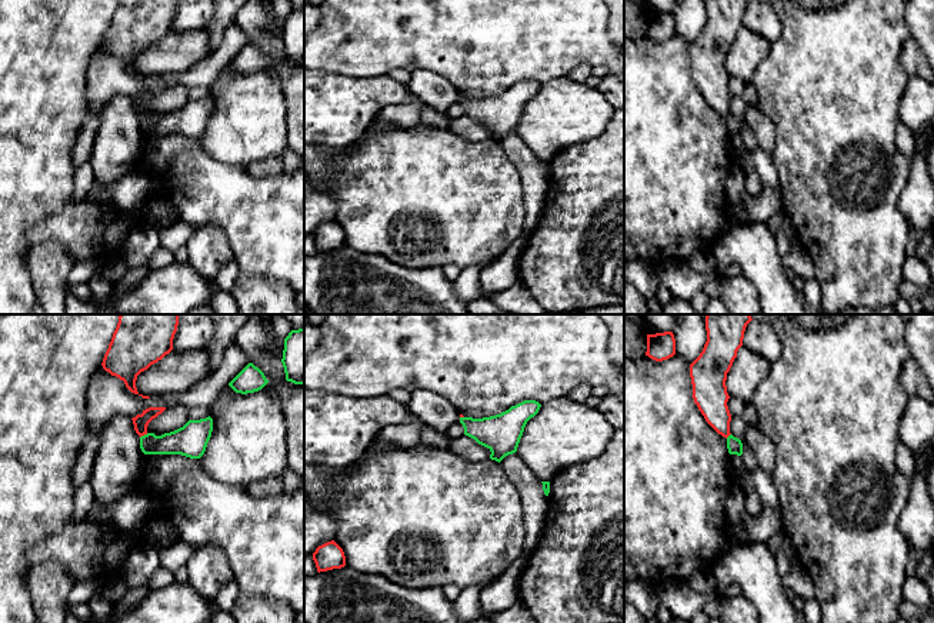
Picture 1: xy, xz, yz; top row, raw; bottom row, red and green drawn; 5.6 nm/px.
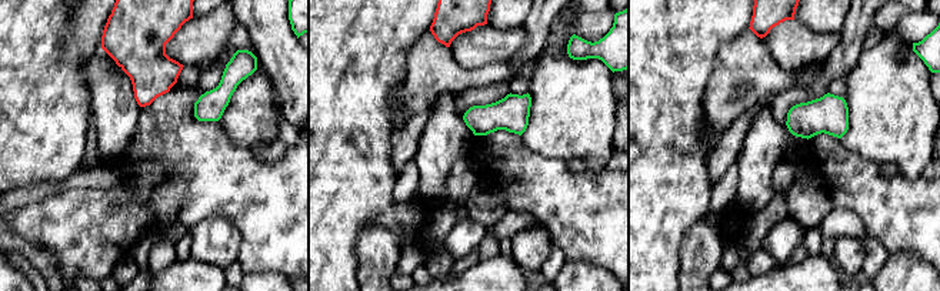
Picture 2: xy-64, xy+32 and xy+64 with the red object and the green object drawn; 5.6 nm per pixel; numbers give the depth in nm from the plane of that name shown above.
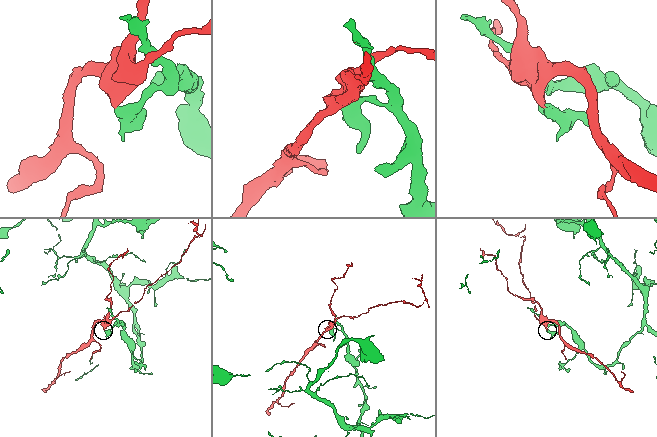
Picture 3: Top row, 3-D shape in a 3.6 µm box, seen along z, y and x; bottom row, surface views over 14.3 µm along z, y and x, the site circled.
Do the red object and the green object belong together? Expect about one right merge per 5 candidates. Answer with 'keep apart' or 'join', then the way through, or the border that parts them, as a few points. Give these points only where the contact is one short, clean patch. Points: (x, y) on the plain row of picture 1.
keep apart | along xy (147, 113), (140, 117)

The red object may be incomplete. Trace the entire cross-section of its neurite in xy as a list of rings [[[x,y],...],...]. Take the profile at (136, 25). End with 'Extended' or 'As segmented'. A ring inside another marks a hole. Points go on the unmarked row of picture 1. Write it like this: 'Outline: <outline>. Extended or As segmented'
Outline: [[[119,0],[103,49],[139,74],[137,56],[173,30],[179,0]]]. As segmented

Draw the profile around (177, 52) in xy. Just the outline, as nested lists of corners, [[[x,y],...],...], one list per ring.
[[[206,27],[187,31],[171,30],[137,56],[137,71],[149,77],[187,71],[209,56],[210,40]]]

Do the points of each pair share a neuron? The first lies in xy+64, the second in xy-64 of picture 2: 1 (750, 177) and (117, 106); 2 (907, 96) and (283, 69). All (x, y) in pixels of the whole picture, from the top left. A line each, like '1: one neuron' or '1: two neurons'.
1: one neuron
2: two neurons

